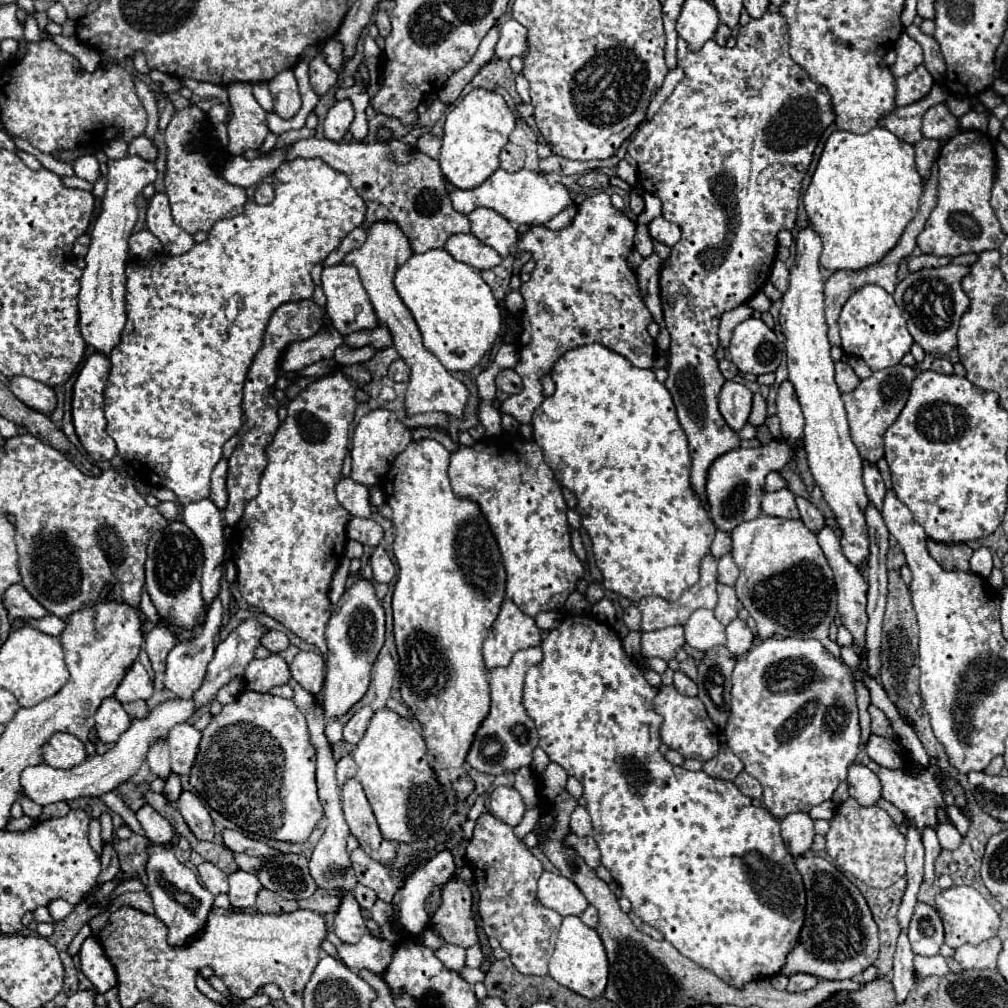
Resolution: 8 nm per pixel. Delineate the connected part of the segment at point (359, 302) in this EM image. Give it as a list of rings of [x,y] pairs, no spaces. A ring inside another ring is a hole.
[[[337,263],[333,267],[325,267],[323,269],[323,291],[327,295],[327,305],[325,305],[325,311],[333,323],[333,327],[341,333],[341,335],[349,335],[349,333],[355,333],[355,331],[363,331],[363,329],[375,329],[377,327],[377,315],[373,311],[373,305],[369,301],[369,295],[367,291],[363,289],[361,285],[361,279],[359,279],[359,273],[353,265],[343,265],[343,263]]]

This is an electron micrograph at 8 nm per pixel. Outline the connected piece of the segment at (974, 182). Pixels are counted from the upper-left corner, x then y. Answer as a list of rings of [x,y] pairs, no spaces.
[[[961,131],[951,137],[937,157],[939,169],[939,193],[937,205],[931,211],[925,229],[917,237],[917,245],[929,255],[955,257],[961,253],[981,253],[987,249],[999,249],[1005,233],[990,205],[991,189],[995,179],[995,155],[993,143],[987,133]]]

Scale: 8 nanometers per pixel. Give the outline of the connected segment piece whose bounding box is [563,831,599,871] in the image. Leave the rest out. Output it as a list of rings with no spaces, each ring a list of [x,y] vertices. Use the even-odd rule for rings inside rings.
[[[569,831],[563,839],[565,847],[571,847],[577,851],[579,857],[583,857],[583,861],[595,871],[599,867],[599,849],[593,837],[577,837],[573,831]]]

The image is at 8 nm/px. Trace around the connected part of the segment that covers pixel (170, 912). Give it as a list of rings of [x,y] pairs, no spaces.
[[[173,835],[173,839],[169,843],[149,843],[147,847],[147,887],[149,887],[149,895],[153,899],[154,911],[161,917],[161,921],[165,921],[167,929],[169,929],[169,943],[171,945],[181,945],[185,943],[187,937],[191,937],[193,933],[199,933],[205,927],[209,909],[213,907],[213,895],[197,881],[197,873],[191,871],[189,867],[185,867],[183,863],[177,861],[173,845],[177,845],[179,835]]]

